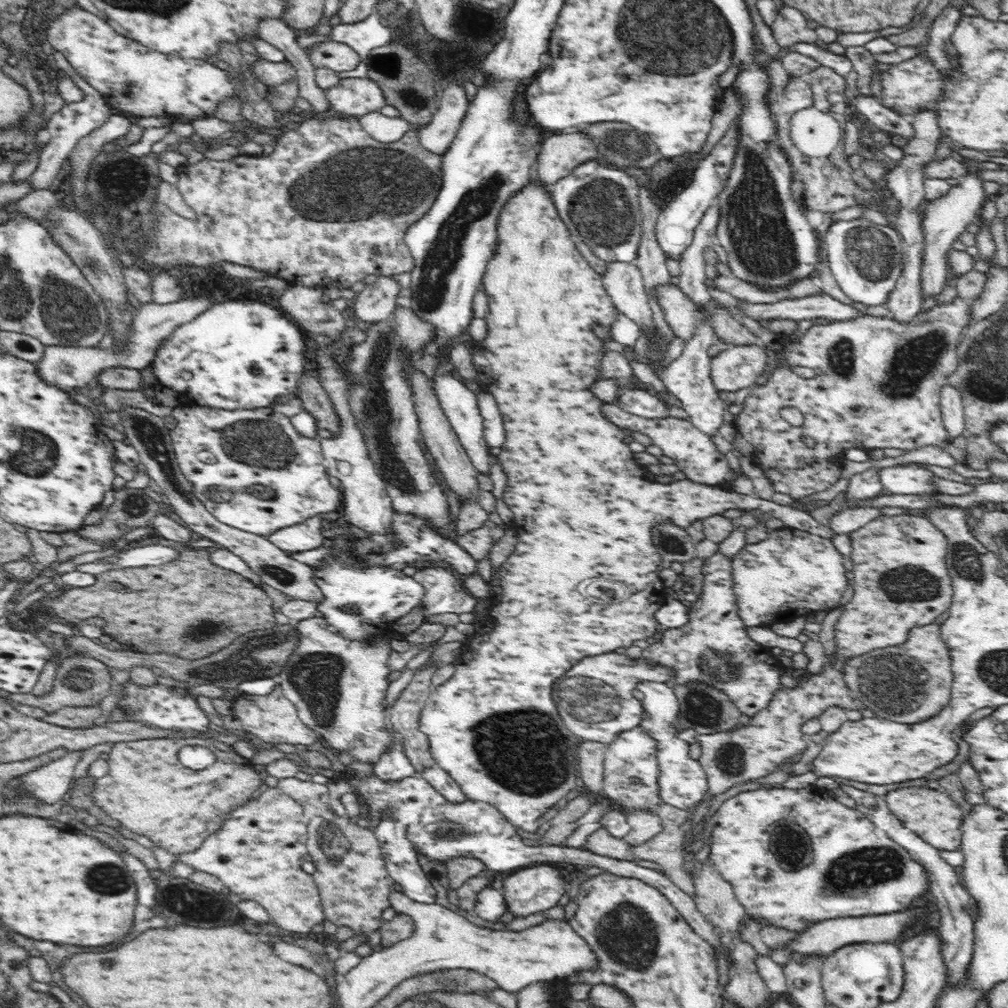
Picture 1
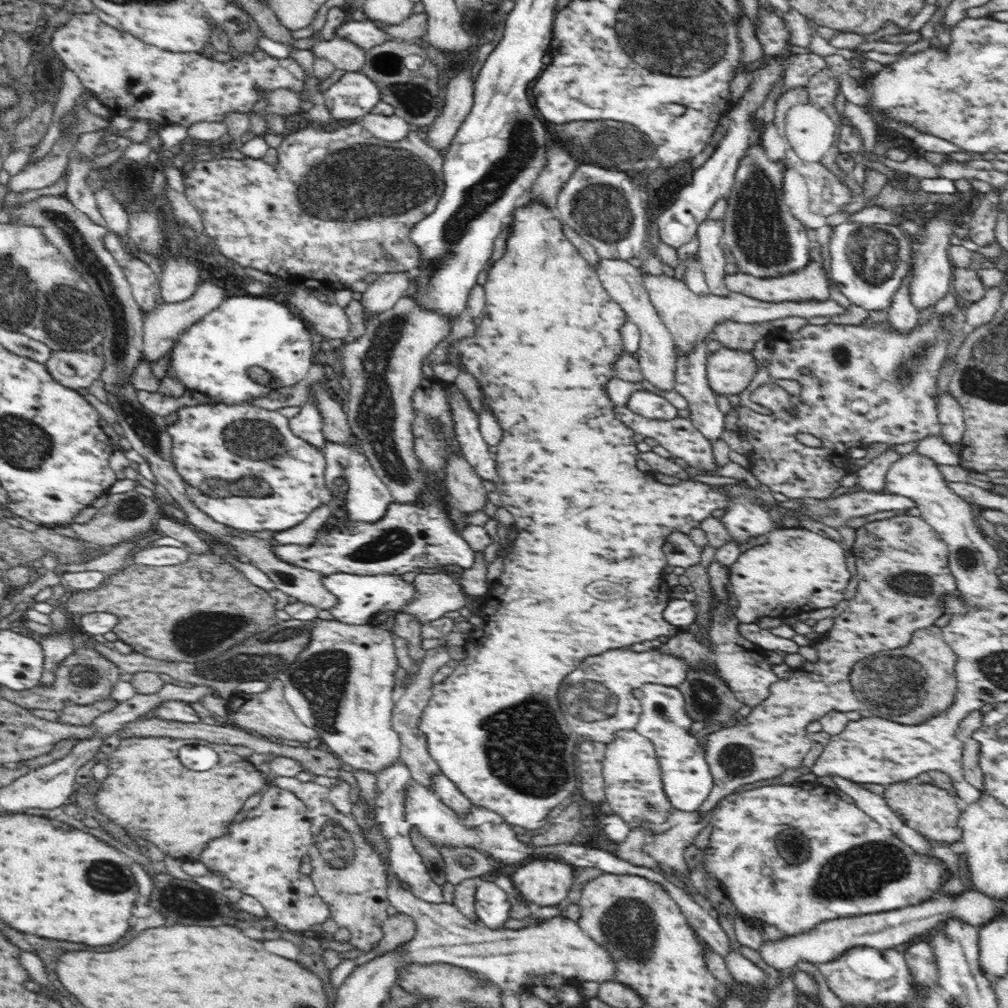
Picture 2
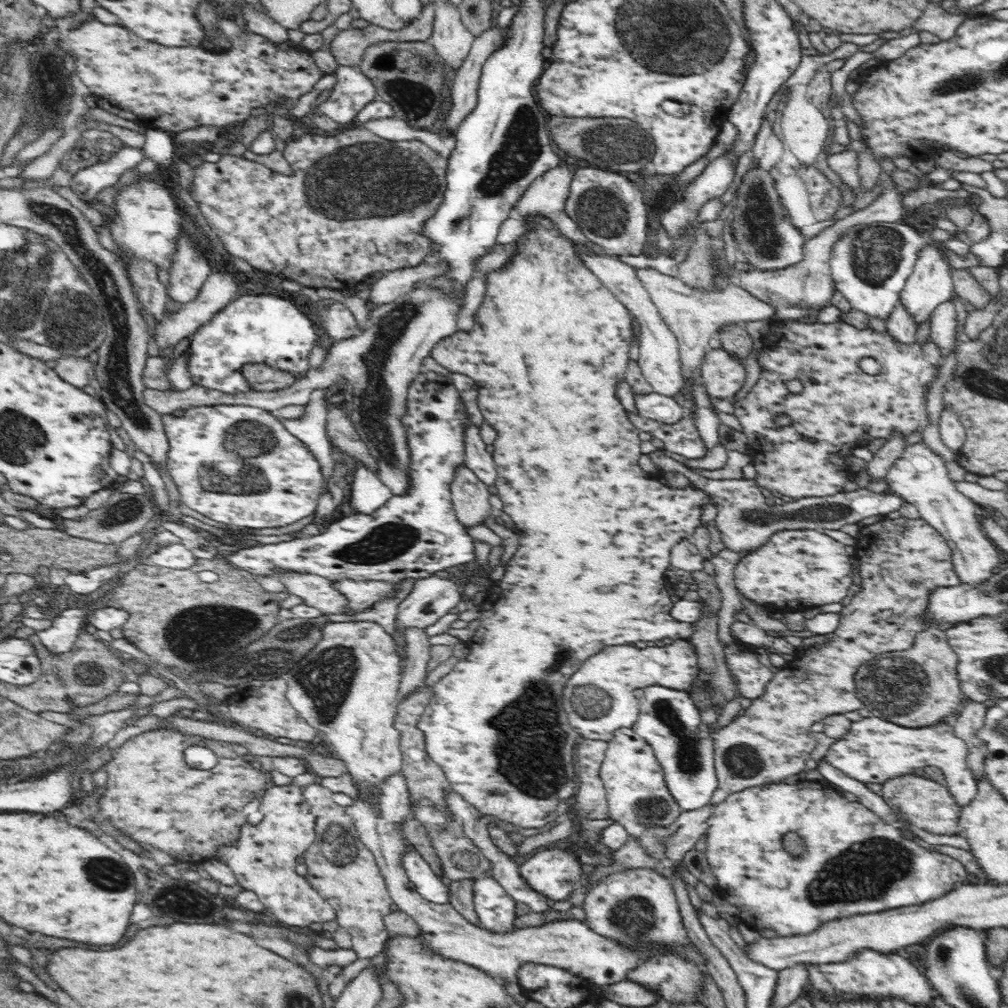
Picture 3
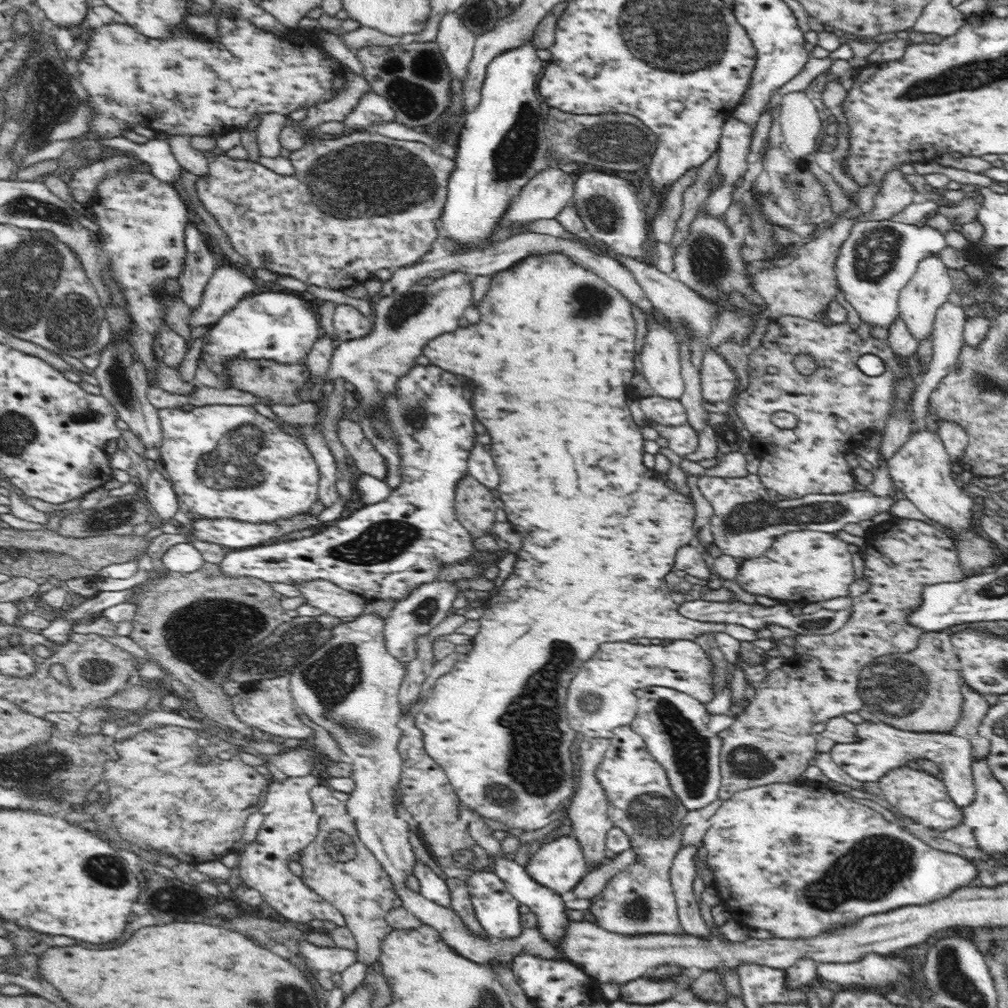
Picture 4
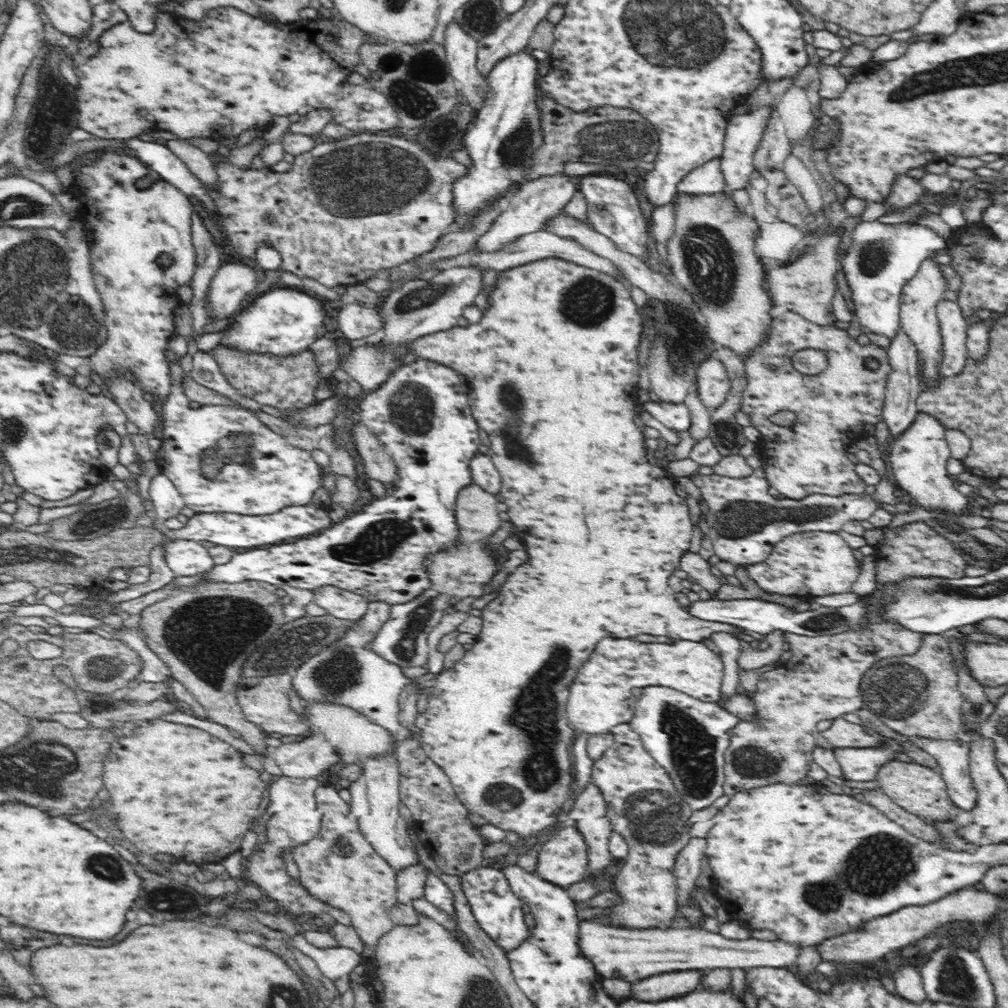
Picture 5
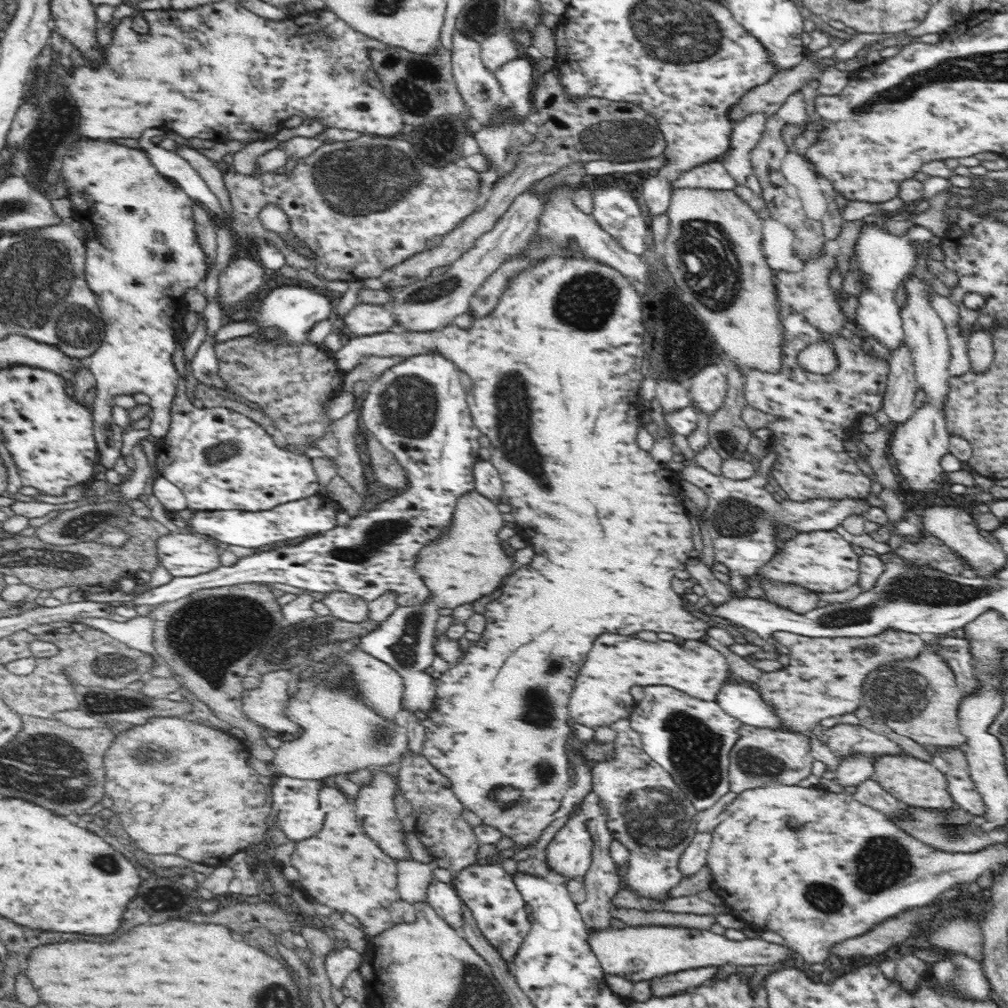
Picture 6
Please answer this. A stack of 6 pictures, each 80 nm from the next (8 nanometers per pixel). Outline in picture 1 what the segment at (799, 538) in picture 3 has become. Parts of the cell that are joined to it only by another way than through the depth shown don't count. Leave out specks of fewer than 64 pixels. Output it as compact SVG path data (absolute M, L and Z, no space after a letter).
M782 527L763 541L745 544L731 559L733 591L740 610L740 618L746 627L771 627L781 622L790 622L800 616L809 616L818 611L838 607L847 589L848 572L842 565L842 554L826 537L810 534L792 527Z

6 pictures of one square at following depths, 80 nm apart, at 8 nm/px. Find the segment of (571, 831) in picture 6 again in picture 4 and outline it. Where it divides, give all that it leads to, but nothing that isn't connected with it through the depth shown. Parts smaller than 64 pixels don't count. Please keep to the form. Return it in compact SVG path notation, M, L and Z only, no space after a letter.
M568 832L542 844L530 856L524 869L538 884L564 896L573 890L591 868L578 839Z

